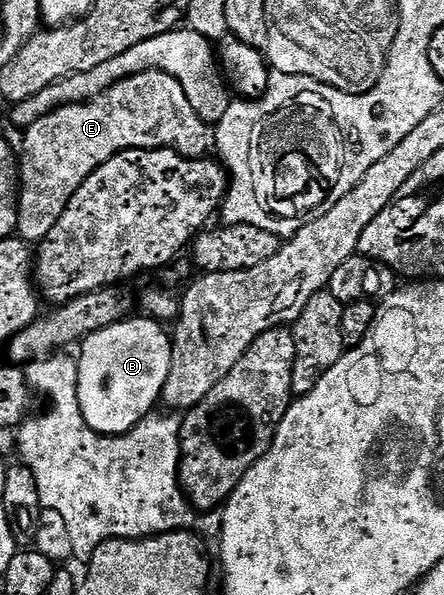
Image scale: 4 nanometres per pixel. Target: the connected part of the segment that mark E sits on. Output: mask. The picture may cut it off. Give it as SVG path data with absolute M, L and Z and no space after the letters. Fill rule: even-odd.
M150 70L142 74L128 76L110 86L93 100L81 104L64 104L53 112L47 112L38 122L23 129L24 141L18 144L18 203L16 206L16 232L25 242L39 242L54 230L62 210L74 198L78 186L119 152L129 152L131 148L171 148L185 158L200 158L210 148L210 128L190 106L186 90L166 72Z

